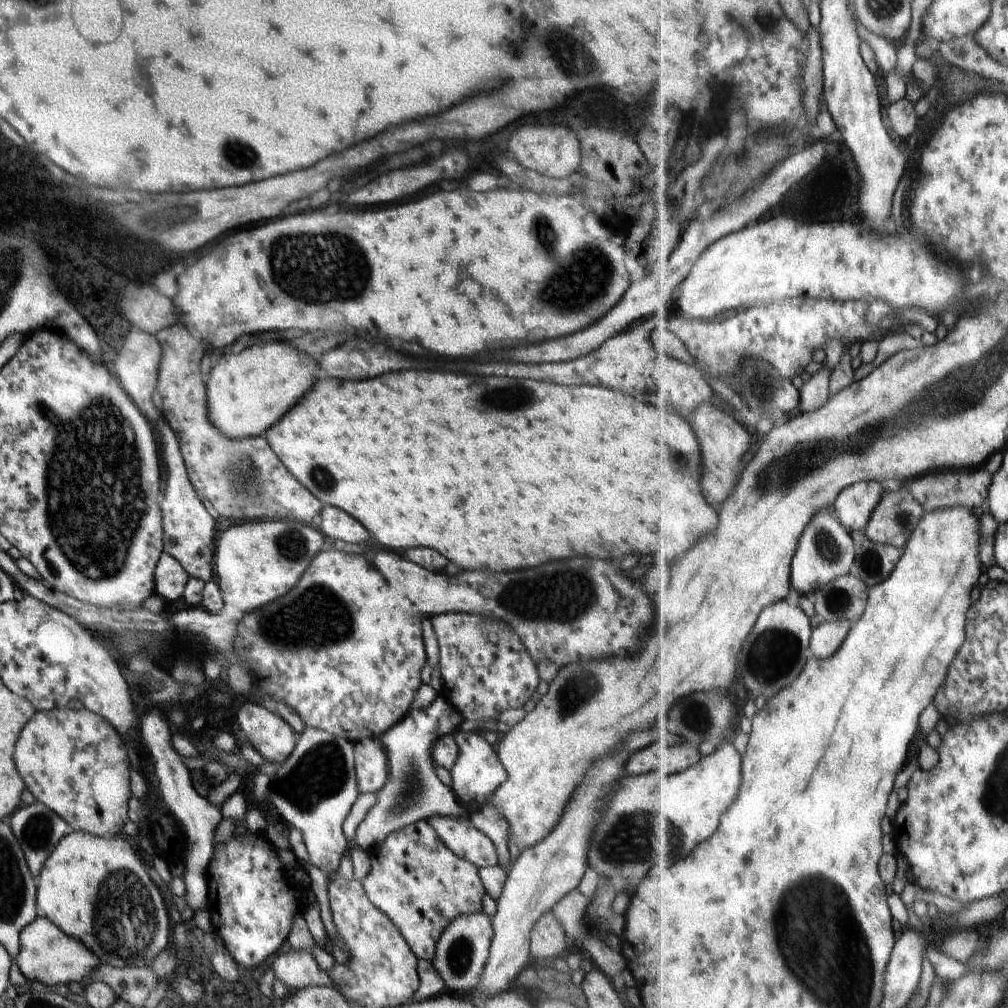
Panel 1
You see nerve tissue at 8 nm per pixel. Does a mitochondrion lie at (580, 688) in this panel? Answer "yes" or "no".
yes

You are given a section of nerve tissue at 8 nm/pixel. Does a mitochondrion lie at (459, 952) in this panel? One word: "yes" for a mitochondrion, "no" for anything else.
yes

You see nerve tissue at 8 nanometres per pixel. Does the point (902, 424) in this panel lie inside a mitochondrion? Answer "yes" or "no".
yes

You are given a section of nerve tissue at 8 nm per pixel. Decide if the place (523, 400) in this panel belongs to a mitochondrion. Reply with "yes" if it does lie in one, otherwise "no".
yes

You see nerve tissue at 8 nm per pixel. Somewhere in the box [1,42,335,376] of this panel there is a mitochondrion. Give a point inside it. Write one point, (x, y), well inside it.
(152, 220)

